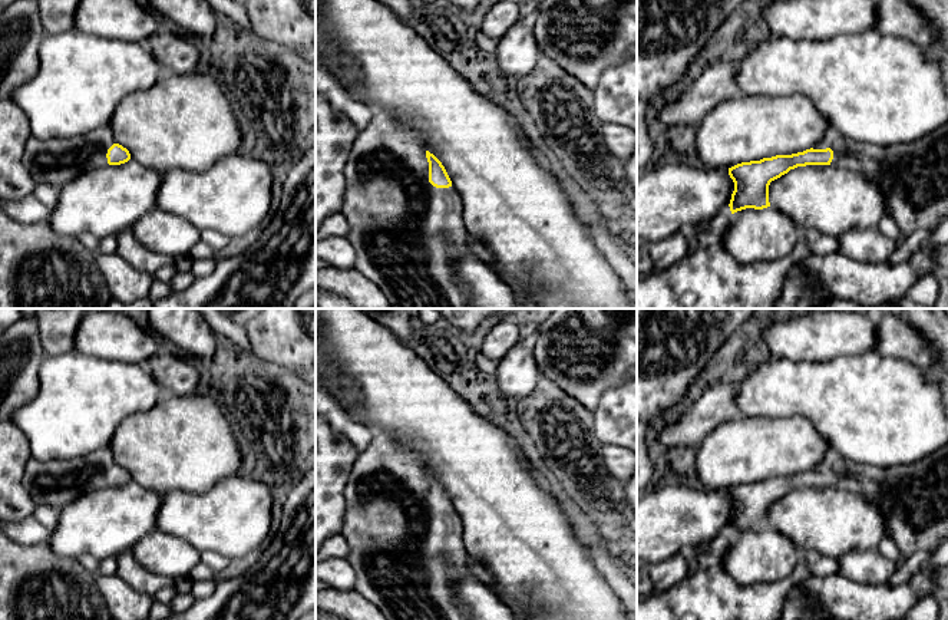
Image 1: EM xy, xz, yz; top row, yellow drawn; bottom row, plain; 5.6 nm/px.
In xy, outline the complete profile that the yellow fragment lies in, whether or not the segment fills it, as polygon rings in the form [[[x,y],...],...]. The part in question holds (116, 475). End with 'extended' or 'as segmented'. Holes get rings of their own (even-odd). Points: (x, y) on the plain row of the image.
[[[99,449],[75,459],[39,461],[30,458],[24,466],[23,485],[34,505],[65,508],[79,497],[131,481],[109,449]]]; extended

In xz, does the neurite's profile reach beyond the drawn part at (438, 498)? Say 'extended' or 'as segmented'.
extended

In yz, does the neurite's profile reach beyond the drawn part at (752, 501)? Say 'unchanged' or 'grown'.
grown

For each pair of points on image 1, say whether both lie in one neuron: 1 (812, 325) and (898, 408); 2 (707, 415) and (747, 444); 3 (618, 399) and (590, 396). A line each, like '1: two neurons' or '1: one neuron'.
1: two neurons
2: two neurons
3: two neurons

